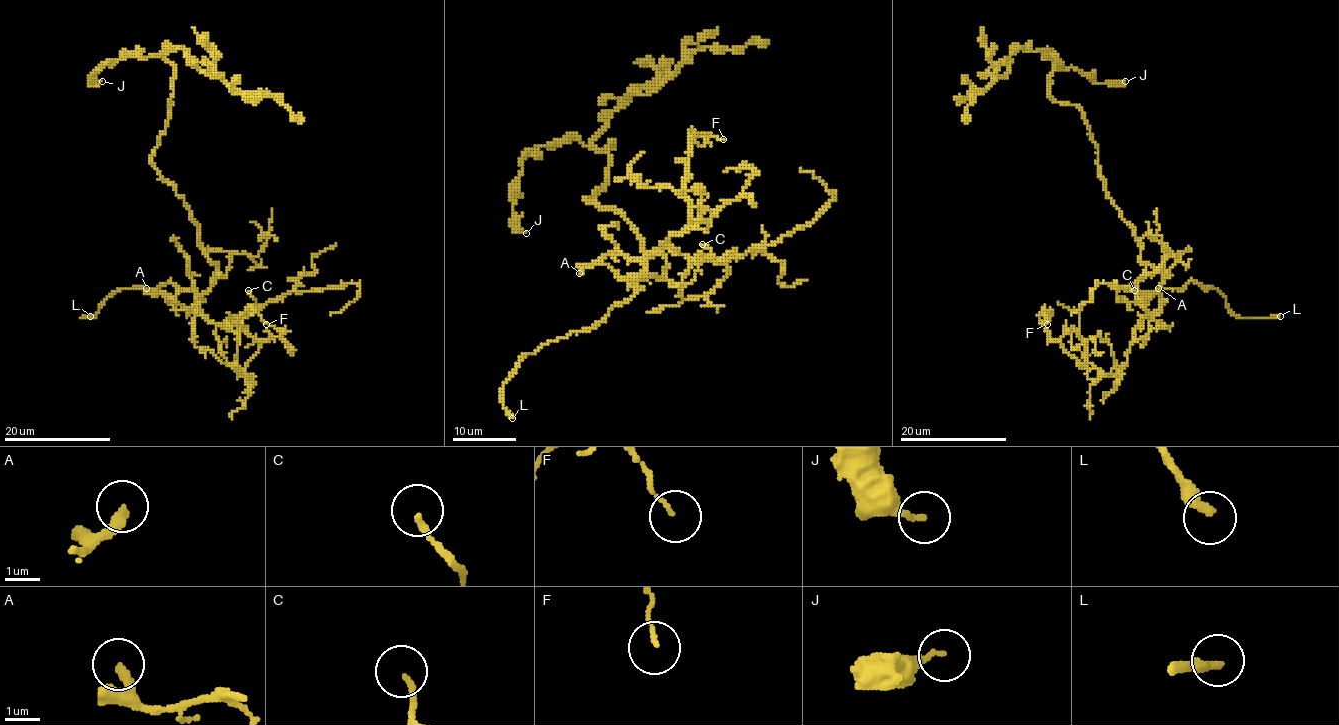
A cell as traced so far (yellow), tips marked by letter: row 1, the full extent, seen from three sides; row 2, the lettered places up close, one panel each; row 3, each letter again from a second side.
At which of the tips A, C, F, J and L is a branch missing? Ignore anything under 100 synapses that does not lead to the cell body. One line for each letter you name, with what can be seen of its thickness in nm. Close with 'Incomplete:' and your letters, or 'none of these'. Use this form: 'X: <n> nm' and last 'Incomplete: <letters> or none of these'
L: 320 nm
Incomplete: L

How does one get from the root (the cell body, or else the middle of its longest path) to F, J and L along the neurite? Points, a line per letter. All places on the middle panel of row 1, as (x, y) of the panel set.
F: (624, 217), (646, 252), (662, 254), (662, 278), (641, 273), (691, 222), (688, 132), (723, 139)
J: (624, 217), (585, 201), (608, 183), (613, 142), (593, 148), (574, 135), (521, 161), (510, 198), (526, 233)
L: (624, 217), (665, 273), (641, 274), (590, 329), (526, 354), (502, 386), (512, 418)

